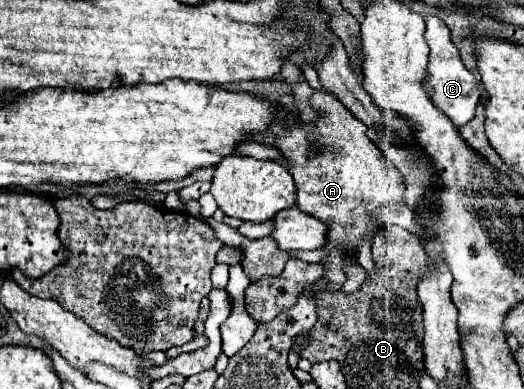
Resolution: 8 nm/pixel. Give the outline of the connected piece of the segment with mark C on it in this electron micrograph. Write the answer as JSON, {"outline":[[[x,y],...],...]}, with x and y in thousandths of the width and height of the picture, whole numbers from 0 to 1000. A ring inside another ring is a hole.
{"outline":[[[811,41],[811,62],[815,62],[811,103],[823,123],[823,144],[819,144],[815,206],[807,211],[807,226],[811,237],[819,237],[819,252],[834,283],[842,283],[872,329],[887,324],[906,298],[906,272],[914,262],[914,216],[903,201],[903,190],[884,170],[876,149],[876,129],[857,98],[853,62],[834,41]]]}

